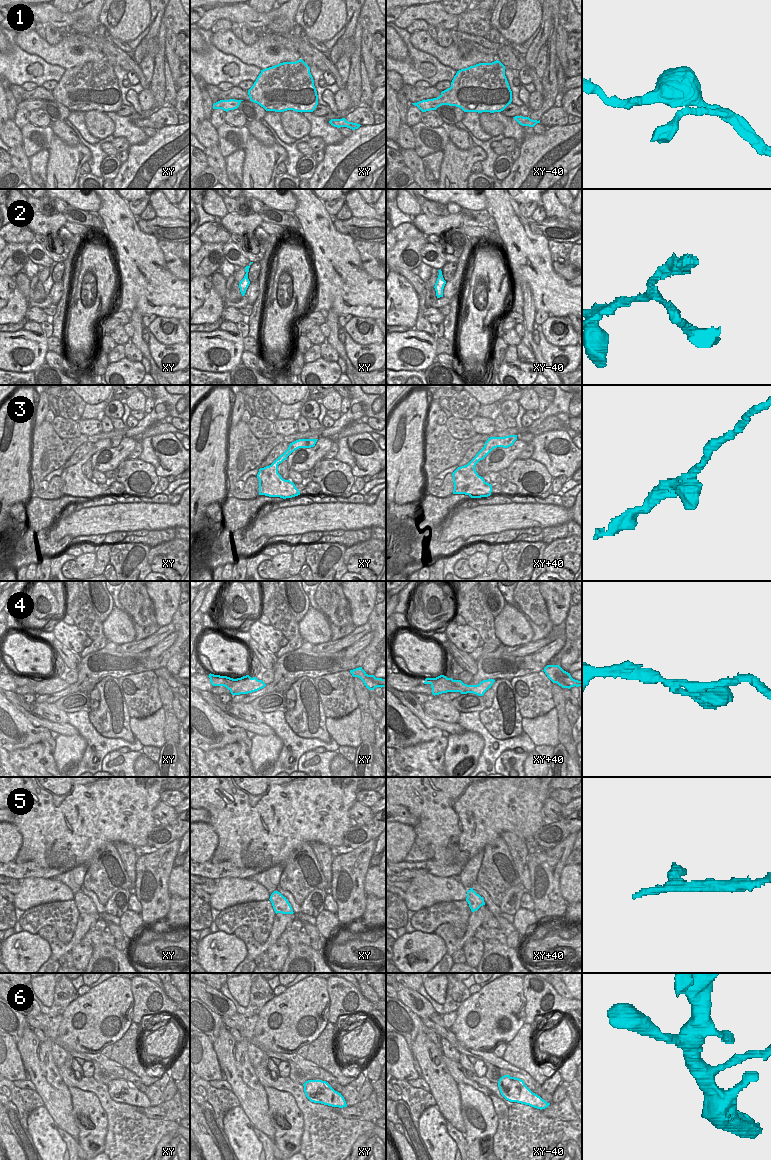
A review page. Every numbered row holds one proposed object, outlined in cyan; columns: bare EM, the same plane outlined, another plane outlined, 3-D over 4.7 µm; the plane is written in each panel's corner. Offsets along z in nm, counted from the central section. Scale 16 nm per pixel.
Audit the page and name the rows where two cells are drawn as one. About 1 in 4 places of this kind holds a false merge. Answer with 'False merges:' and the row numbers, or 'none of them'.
False merges: 2

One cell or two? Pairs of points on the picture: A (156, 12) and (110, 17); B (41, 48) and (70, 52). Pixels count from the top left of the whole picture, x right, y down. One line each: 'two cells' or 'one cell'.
A: two cells
B: one cell

